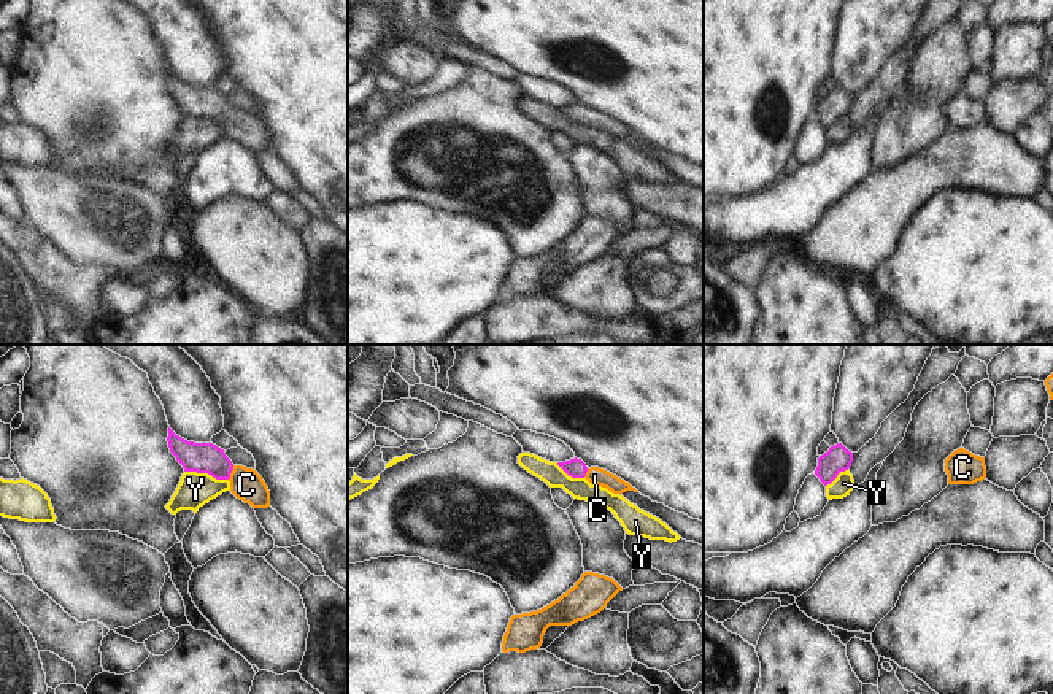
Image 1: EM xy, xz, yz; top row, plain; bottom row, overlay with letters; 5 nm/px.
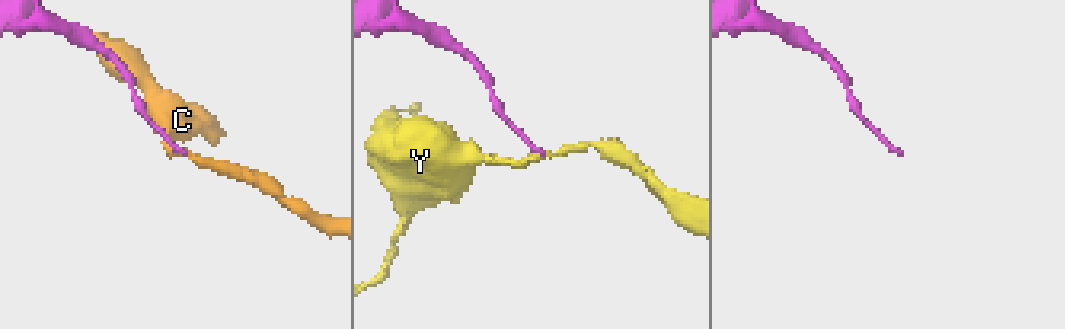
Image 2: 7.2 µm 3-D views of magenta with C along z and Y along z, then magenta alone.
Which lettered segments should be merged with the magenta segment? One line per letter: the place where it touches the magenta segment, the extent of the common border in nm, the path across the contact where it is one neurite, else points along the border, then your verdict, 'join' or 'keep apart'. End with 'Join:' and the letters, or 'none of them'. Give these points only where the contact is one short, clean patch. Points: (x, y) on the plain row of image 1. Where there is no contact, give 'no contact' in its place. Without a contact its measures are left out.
C: meets magenta in xy at (231, 116); contact 80 nm long; runs through xy (204, 102), (231, 116), (246, 129); join
Y: meets magenta in xy at (207, 116); contact 220 nm long; border along xy (185, 115), (227, 124); keep apart
Join: C

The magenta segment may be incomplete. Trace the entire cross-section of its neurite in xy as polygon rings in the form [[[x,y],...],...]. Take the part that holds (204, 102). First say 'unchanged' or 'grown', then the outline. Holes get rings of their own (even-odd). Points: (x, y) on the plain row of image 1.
grown; [[[168,71],[168,92],[184,116],[208,118],[216,124],[229,124],[230,137],[253,152],[270,151],[270,135],[262,121],[243,110],[233,110],[224,94],[213,87],[194,87],[181,83]]]

